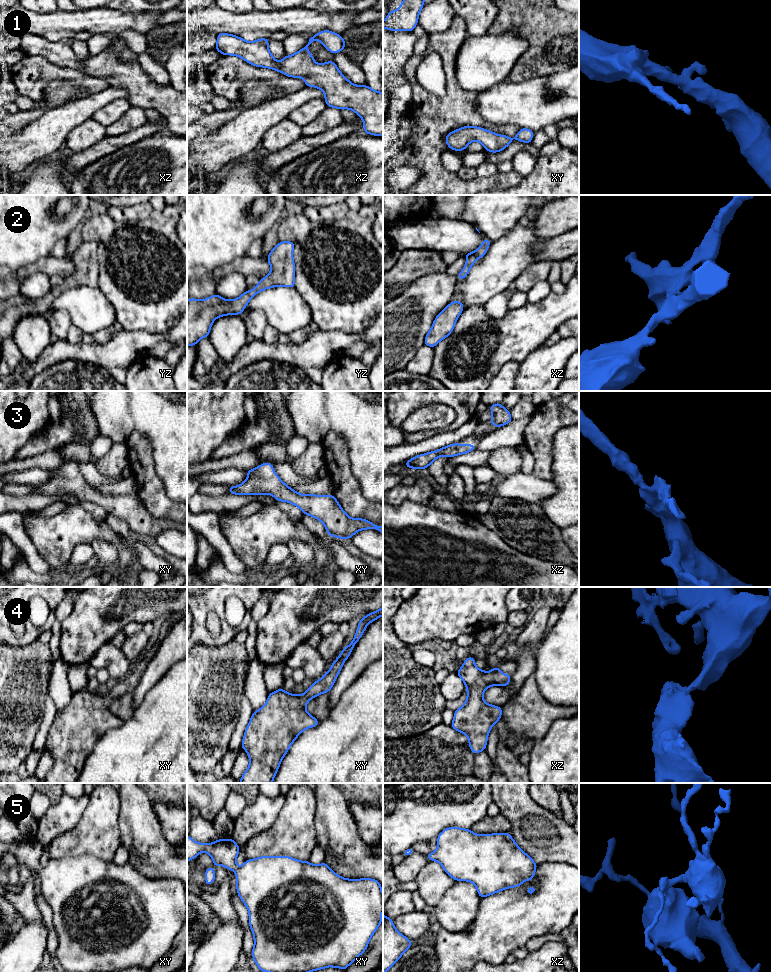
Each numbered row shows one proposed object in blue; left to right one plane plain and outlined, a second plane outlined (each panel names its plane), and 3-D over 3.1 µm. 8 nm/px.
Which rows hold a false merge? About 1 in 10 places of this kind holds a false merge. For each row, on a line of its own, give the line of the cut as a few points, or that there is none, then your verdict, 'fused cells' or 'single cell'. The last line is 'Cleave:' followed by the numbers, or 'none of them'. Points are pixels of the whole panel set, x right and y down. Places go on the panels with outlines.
1: no cut | single cell
2: no cut | single cell
3: no cut | single cell
4: no cut | single cell
5: no cut | single cell
Cleave: none of them

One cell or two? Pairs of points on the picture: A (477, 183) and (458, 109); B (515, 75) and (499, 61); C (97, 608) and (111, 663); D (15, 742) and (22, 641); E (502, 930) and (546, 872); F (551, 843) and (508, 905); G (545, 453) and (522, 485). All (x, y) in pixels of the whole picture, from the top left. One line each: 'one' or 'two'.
A: one
B: two
C: two
D: two
E: one
F: two
G: two

